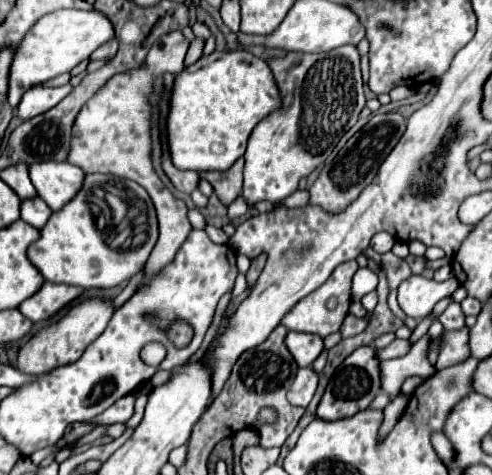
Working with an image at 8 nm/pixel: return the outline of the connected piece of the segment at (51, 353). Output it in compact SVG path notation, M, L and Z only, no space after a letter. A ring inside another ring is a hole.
M83 300L77 302L57 324L47 326L45 330L37 332L21 350L17 358L17 368L25 374L45 374L55 370L57 366L65 366L75 362L85 348L97 340L97 336L107 328L107 322L113 316L111 302L105 300Z

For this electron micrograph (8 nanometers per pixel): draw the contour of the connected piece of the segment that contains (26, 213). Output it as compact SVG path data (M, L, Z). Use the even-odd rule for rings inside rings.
M31 198L21 202L21 220L35 228L43 228L47 224L47 218L51 216L51 208L41 200L41 198Z

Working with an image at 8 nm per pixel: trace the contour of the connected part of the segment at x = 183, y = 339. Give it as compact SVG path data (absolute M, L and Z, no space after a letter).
M175 320L175 322L167 324L165 330L167 330L167 332L165 332L167 338L169 338L177 348L187 346L187 344L191 342L191 338L193 338L193 328L191 328L185 320Z

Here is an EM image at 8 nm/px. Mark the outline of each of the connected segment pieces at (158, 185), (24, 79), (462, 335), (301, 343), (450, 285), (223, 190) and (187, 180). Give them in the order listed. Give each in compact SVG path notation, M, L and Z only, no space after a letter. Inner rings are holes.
M171 32L159 38L155 42L145 58L143 68L135 68L131 72L115 74L111 80L107 80L93 98L85 102L85 106L79 110L73 130L71 130L71 148L67 154L67 162L83 168L87 174L113 174L119 178L133 180L141 184L157 210L159 218L159 240L155 244L155 250L151 252L151 258L147 260L143 280L139 282L137 290L147 286L151 278L155 278L167 264L173 262L177 250L187 240L191 232L191 224L187 218L187 206L183 200L177 200L165 184L159 180L153 158L151 158L151 96L155 92L155 78L163 76L165 72L179 74L183 66L183 58L187 54L189 42L183 38L181 32Z
M57 10L43 16L33 26L33 30L25 34L21 48L13 58L7 102L11 104L11 108L17 108L25 90L73 70L79 62L87 60L99 46L103 46L111 38L115 38L113 26L109 18L99 10Z
M467 328L457 332L443 332L443 348L440 348L435 368L447 368L451 364L459 364L461 360L469 358L467 332L469 332Z
M289 332L285 338L285 344L301 368L311 366L313 360L323 352L323 340L315 334Z
M409 276L399 284L399 306L409 318L425 318L441 298L449 298L459 286L457 278L435 282L425 276Z
M243 158L231 166L231 170L225 172L203 172L203 178L211 182L217 198L221 204L229 206L239 194L241 194L241 184L243 184Z
M169 154L163 156L163 170L165 170L165 174L171 178L173 186L175 186L177 190L181 190L181 192L187 192L187 194L191 194L191 192L197 188L199 178L201 178L199 172L183 172L183 170L177 170L177 168L173 166Z

